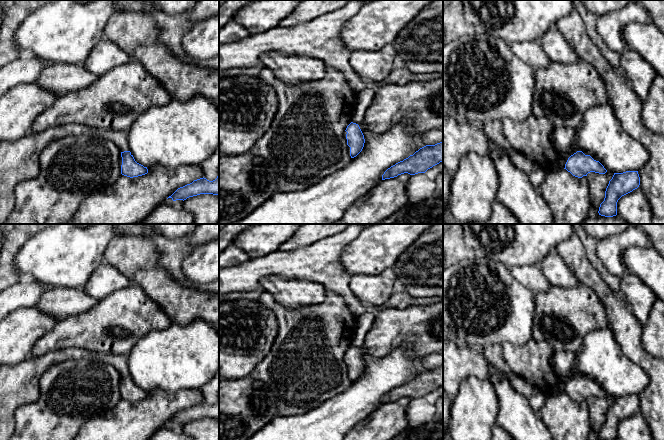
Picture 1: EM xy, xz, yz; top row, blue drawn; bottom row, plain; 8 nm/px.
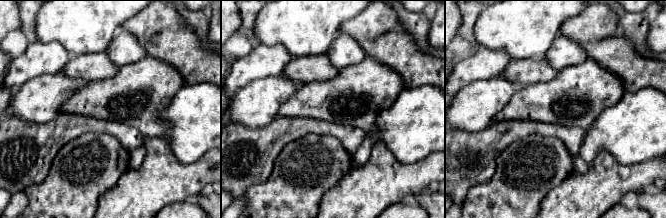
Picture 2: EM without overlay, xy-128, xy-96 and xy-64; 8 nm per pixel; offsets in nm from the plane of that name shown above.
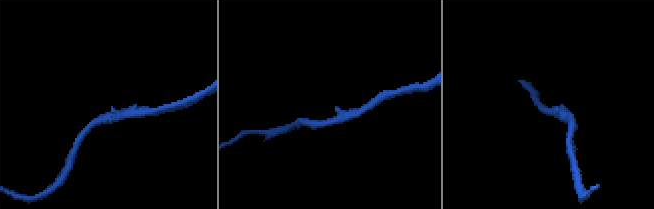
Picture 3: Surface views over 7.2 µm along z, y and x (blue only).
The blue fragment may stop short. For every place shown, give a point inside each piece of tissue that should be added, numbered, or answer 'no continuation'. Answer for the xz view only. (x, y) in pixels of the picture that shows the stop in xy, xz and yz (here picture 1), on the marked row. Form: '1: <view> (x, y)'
no continuation

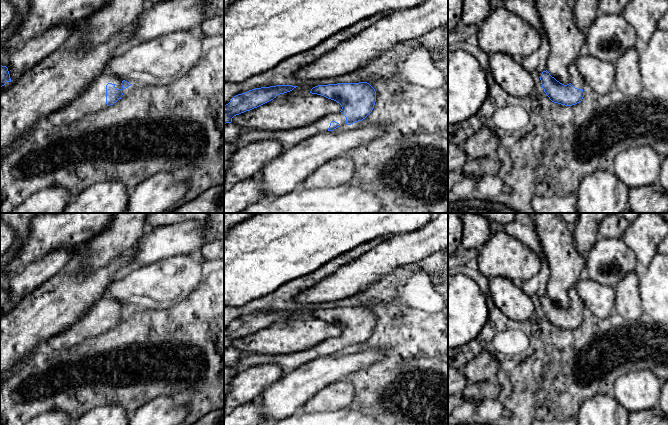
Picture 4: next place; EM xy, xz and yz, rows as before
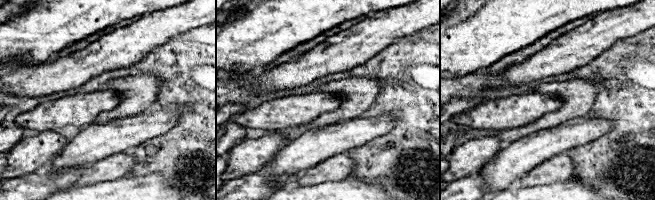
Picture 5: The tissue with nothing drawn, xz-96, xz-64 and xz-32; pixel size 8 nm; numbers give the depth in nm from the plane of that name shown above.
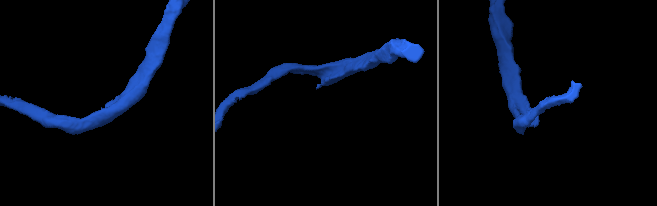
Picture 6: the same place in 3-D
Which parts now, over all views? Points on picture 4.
1: xy (93, 100)

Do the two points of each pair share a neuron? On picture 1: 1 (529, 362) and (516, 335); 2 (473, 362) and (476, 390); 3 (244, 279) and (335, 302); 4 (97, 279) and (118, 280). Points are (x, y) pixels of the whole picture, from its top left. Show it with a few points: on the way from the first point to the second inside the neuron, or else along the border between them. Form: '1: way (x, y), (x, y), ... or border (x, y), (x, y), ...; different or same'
1: border (531, 338), (522, 345), (508, 342), (501, 344); different
2: border (493, 385), (467, 376), (457, 391); different
3: border (326, 289), (338, 294), (347, 306); different
4: way (102, 279), (113, 280); same

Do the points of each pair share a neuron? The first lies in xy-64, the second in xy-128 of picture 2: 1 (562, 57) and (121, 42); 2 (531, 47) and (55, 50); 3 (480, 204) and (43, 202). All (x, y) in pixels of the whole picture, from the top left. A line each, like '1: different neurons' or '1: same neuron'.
1: same neuron
2: different neurons
3: same neuron

